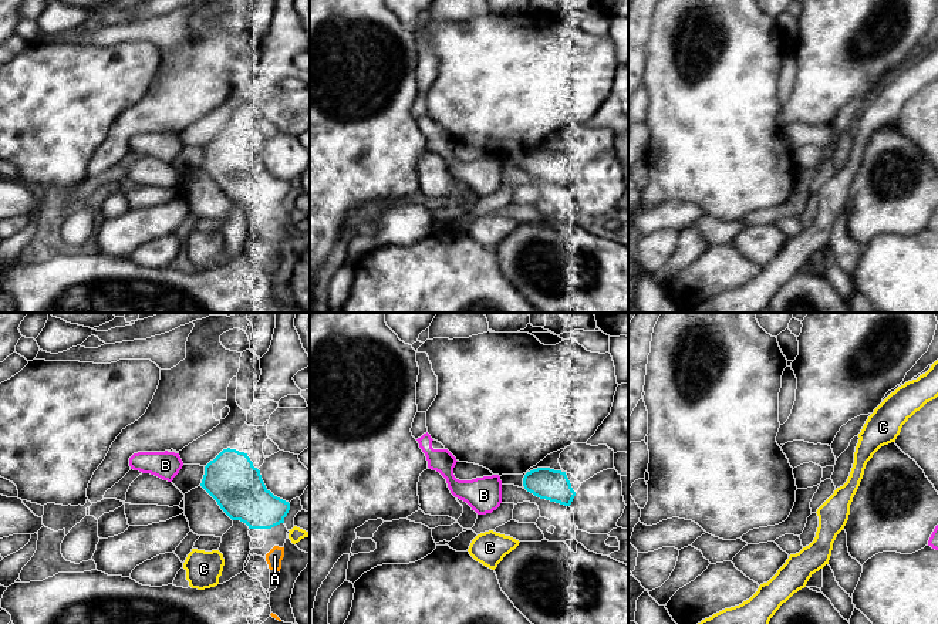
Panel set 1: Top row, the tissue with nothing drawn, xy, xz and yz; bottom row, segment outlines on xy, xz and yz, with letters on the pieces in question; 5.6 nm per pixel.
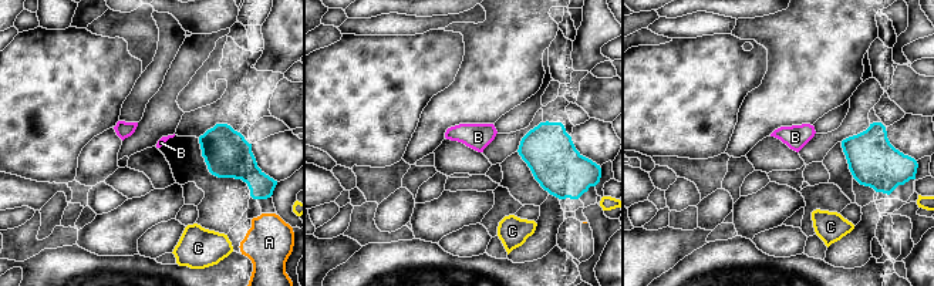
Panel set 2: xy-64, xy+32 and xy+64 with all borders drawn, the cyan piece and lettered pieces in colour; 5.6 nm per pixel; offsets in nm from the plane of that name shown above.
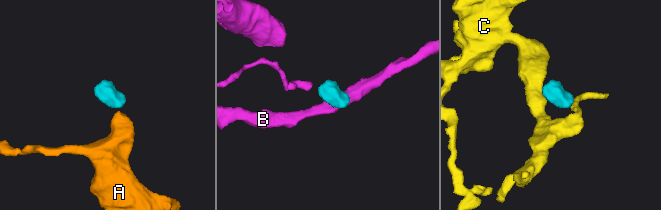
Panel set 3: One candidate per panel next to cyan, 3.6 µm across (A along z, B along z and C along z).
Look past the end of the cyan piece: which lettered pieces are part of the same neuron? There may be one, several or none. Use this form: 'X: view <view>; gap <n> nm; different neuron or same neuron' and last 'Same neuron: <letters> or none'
A: view xy; gap 110 nm; same neuron
B: view xz; gap 130 nm; different neuron
C: view xy; gap 60 nm; different neuron
Same neuron: A

